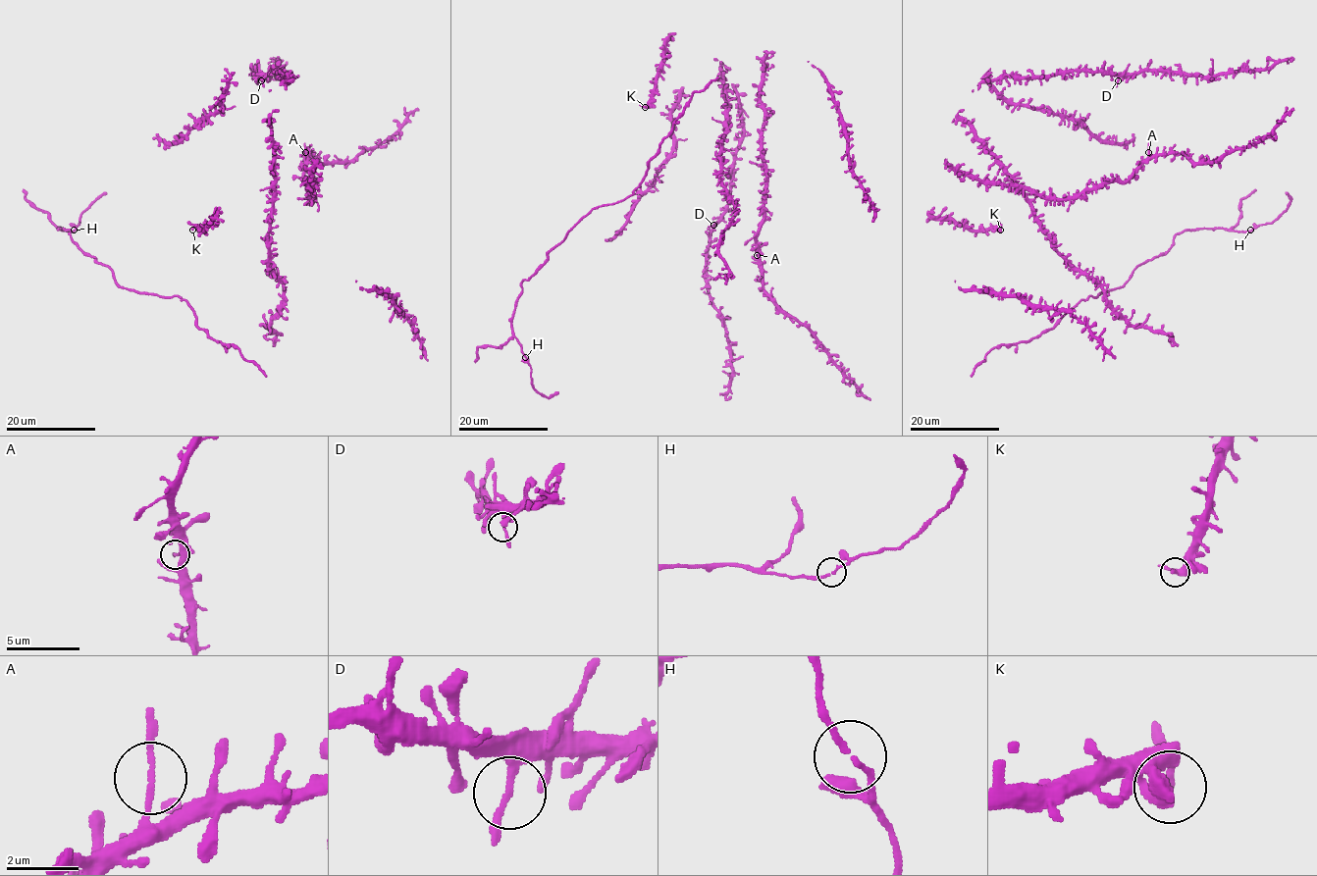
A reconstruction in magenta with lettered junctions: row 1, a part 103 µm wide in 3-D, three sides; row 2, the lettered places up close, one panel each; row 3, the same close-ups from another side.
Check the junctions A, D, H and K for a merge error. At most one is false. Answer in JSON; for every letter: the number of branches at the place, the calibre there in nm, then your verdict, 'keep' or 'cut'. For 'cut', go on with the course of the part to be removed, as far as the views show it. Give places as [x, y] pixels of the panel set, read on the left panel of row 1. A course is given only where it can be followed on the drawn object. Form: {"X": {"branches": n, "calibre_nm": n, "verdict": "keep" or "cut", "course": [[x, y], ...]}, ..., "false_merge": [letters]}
{"A": {"branches": 2, "calibre_nm": 130, "verdict": "keep"}, "D": {"branches": 2, "calibre_nm": 180, "verdict": "keep"}, "H": {"branches": 2, "calibre_nm": 150, "verdict": "keep"}, "K": {"branches": 2, "calibre_nm": 180, "verdict": "keep"}, "false_merge": []}

